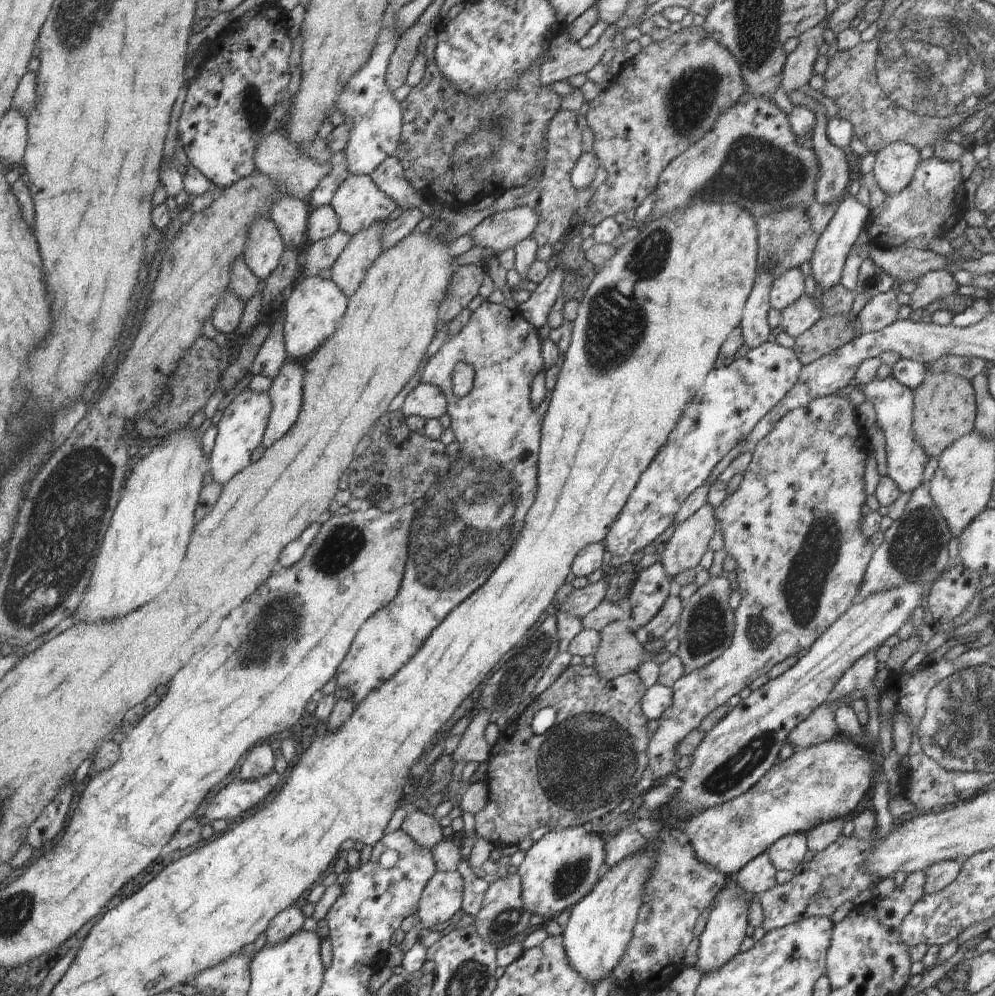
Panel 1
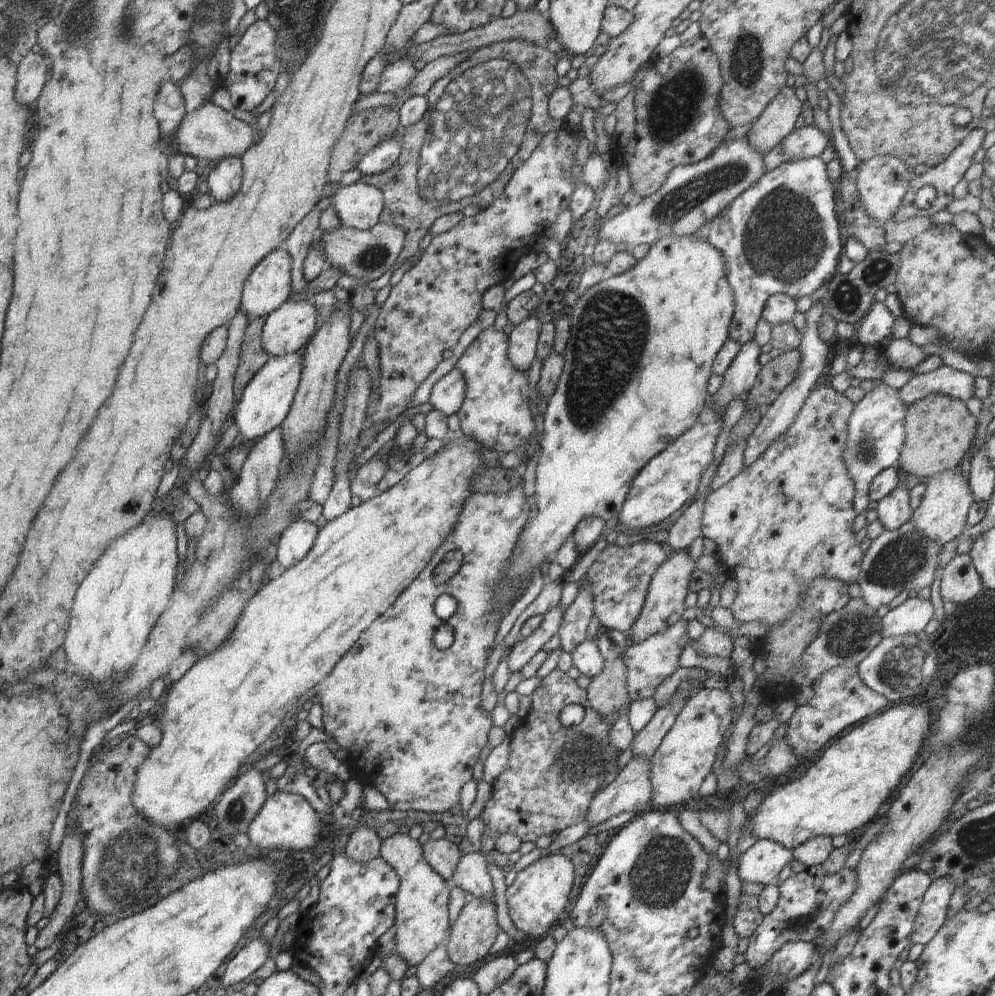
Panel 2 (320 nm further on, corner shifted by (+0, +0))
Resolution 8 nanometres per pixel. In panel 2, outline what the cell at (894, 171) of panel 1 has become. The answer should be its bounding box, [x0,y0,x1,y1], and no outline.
[855,155,912,224]

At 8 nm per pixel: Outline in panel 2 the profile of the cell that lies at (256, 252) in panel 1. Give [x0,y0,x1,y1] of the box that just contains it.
[240,251,291,318]

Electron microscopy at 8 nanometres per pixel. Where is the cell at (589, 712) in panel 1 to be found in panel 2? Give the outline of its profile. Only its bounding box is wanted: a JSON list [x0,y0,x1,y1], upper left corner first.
[479,669,621,843]

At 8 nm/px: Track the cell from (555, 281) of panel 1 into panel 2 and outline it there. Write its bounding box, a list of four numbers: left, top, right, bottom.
[508,313,544,372]

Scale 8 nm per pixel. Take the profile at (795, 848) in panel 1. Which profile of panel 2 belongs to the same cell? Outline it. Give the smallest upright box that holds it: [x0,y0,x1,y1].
[738,840,794,886]

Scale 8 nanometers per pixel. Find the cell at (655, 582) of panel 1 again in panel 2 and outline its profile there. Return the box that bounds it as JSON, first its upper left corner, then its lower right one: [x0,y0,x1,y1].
[579,537,672,636]

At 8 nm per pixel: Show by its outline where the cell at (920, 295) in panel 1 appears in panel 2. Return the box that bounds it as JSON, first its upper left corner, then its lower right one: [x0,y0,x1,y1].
[853,301,895,349]

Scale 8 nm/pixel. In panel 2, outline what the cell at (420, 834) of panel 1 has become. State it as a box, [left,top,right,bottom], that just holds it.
[421,838,463,882]

